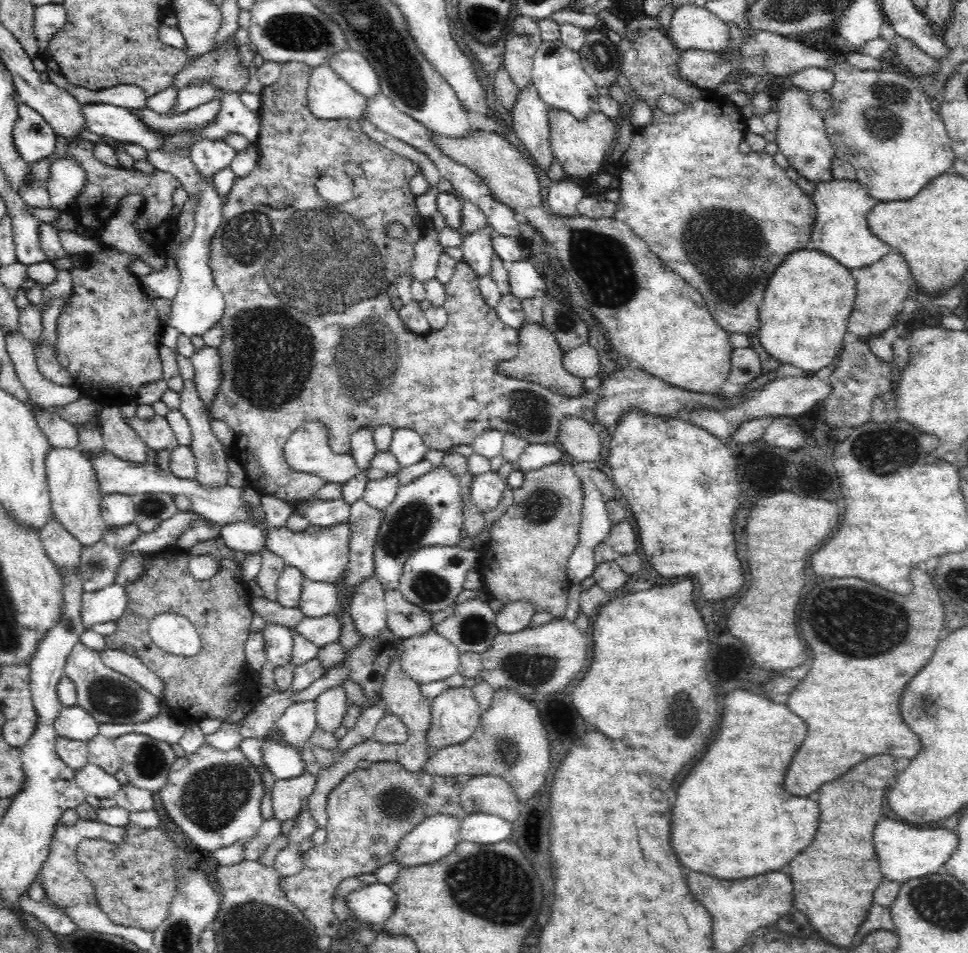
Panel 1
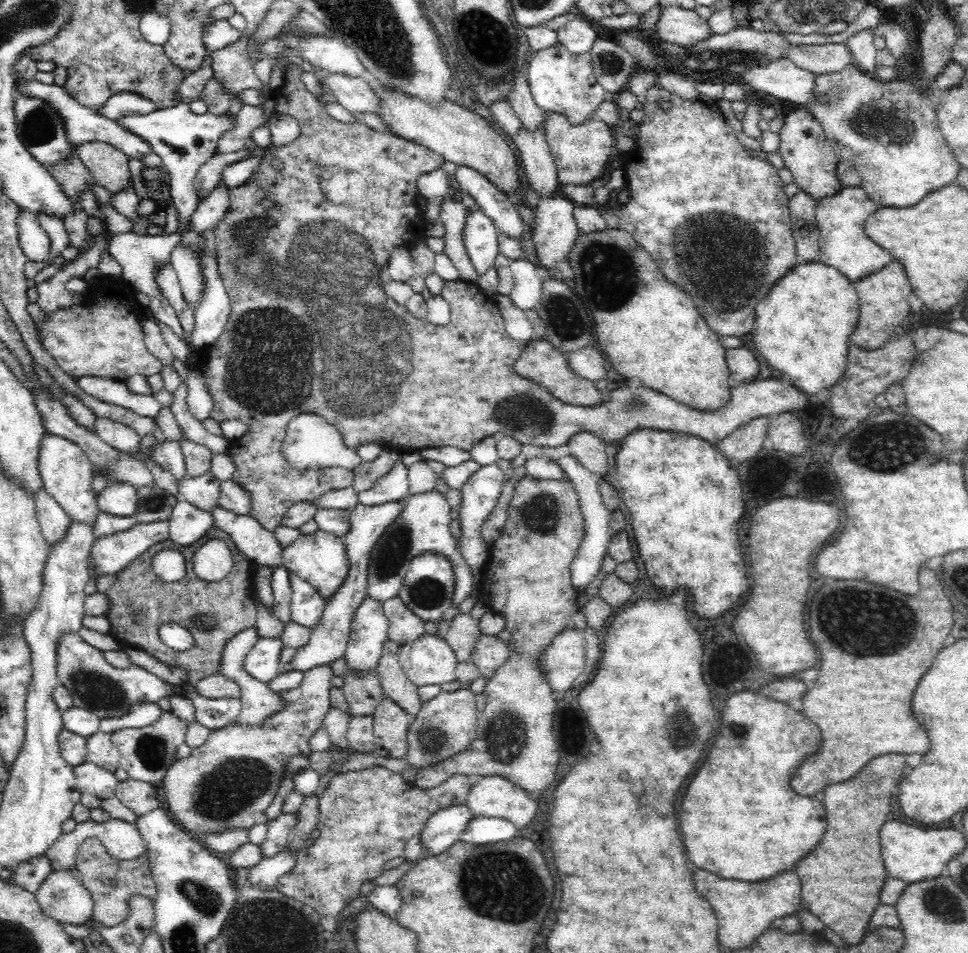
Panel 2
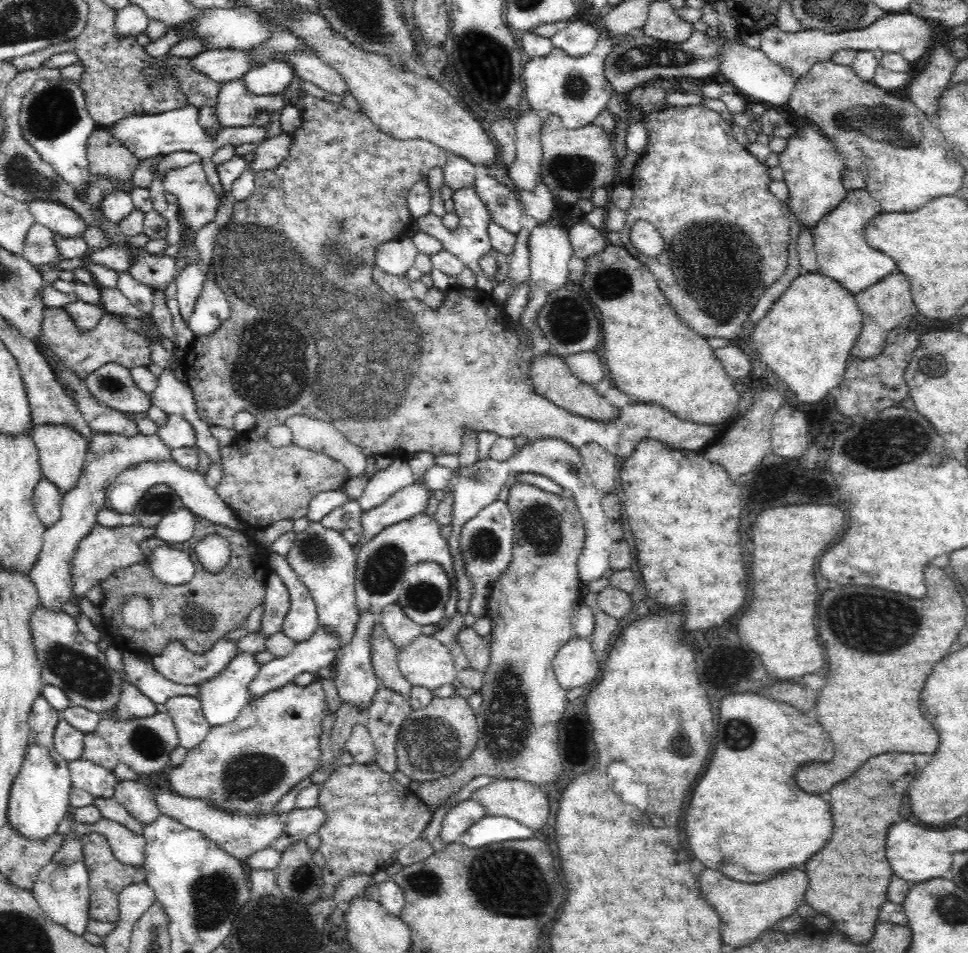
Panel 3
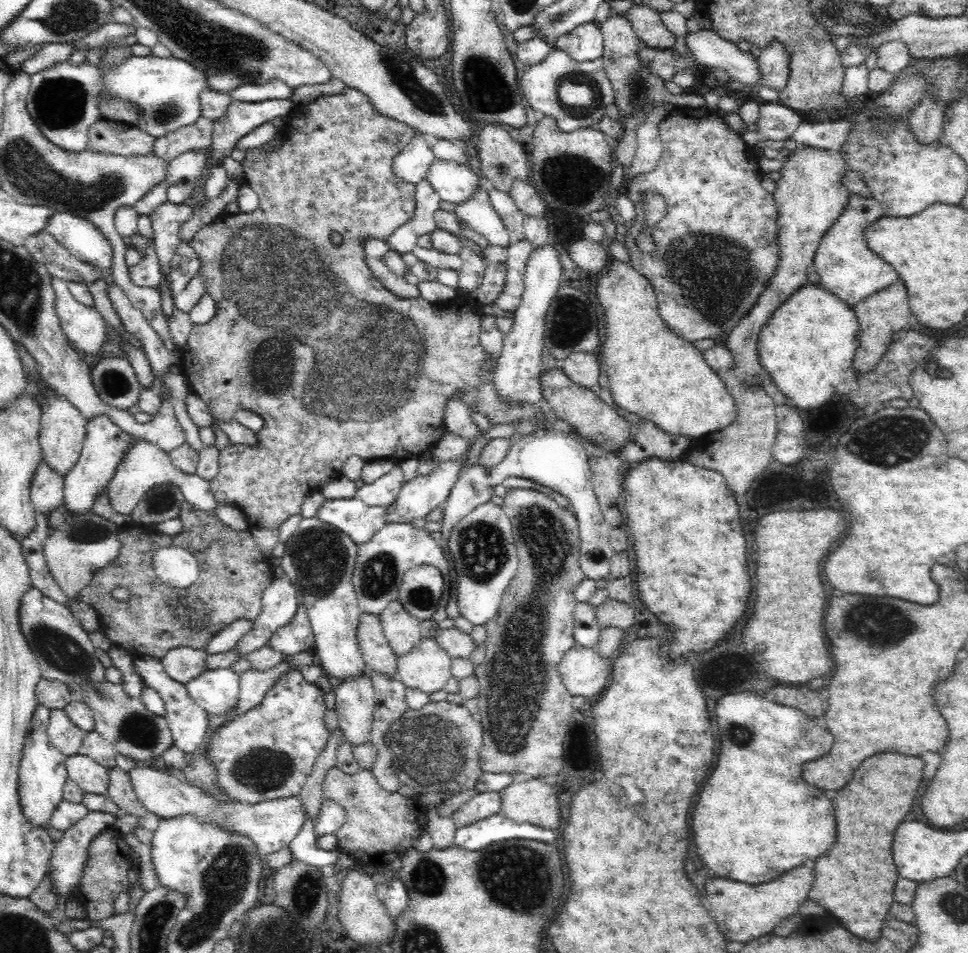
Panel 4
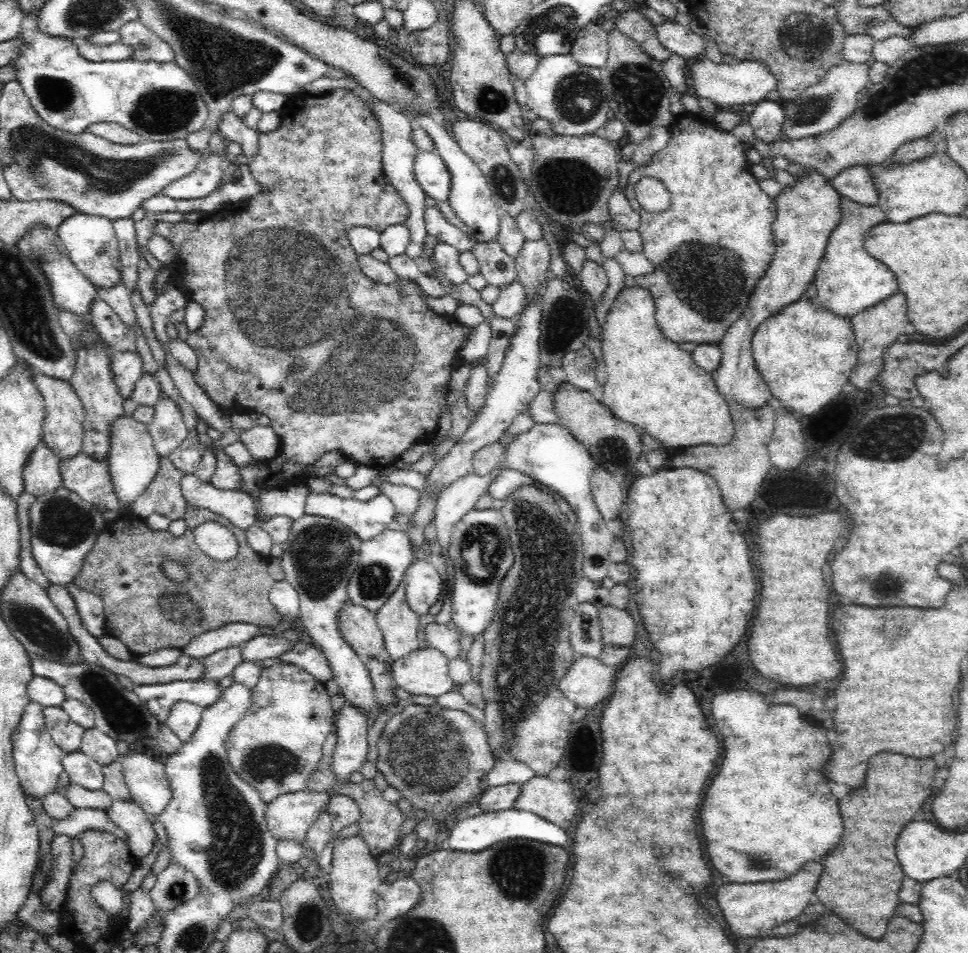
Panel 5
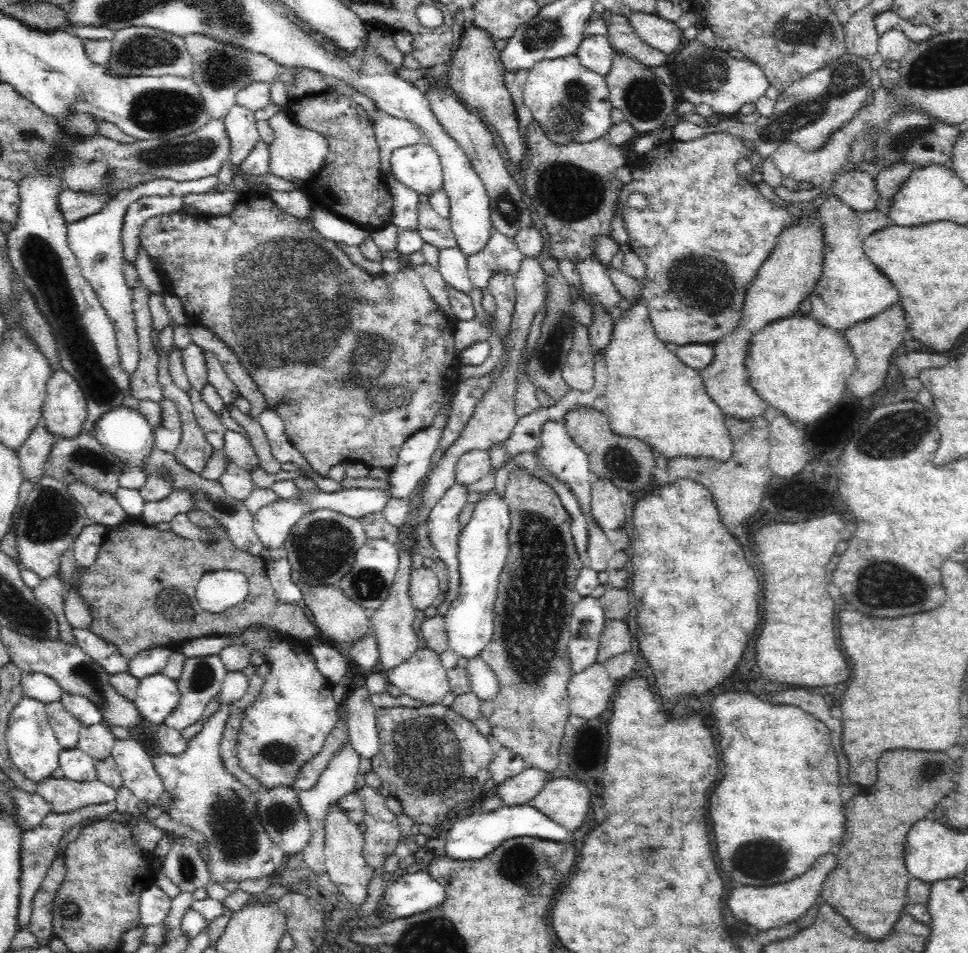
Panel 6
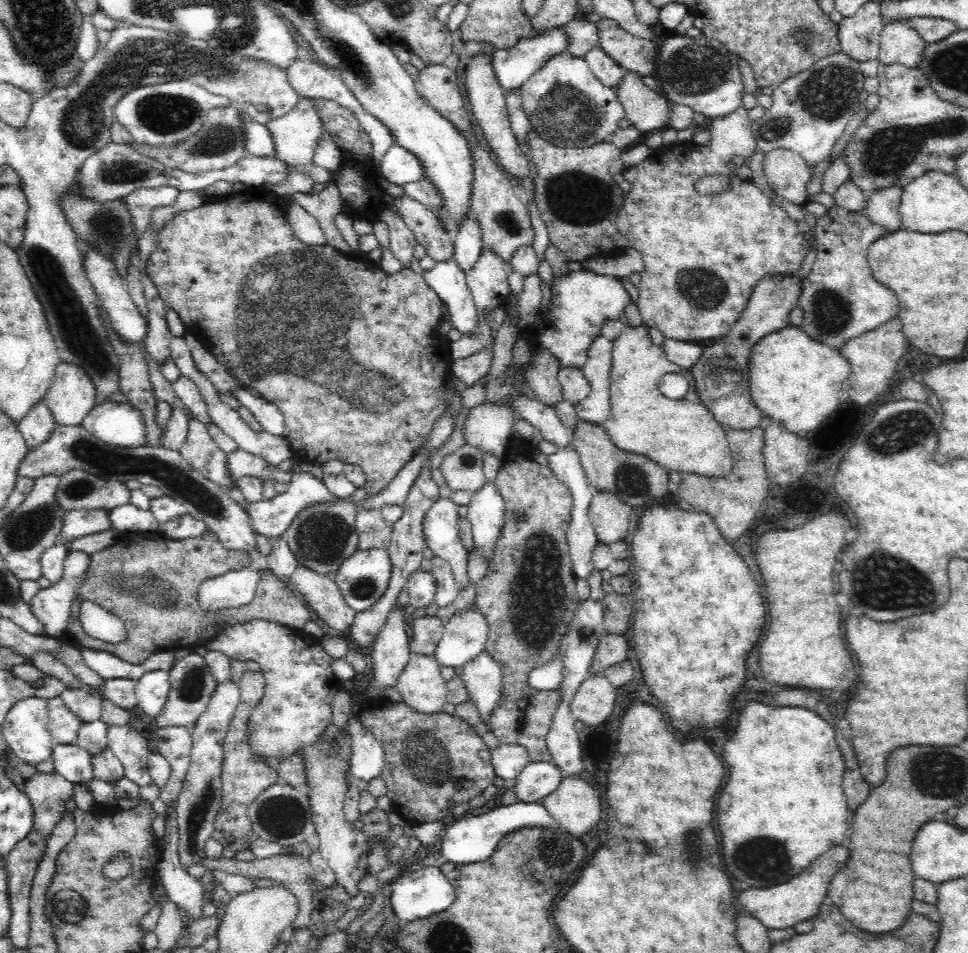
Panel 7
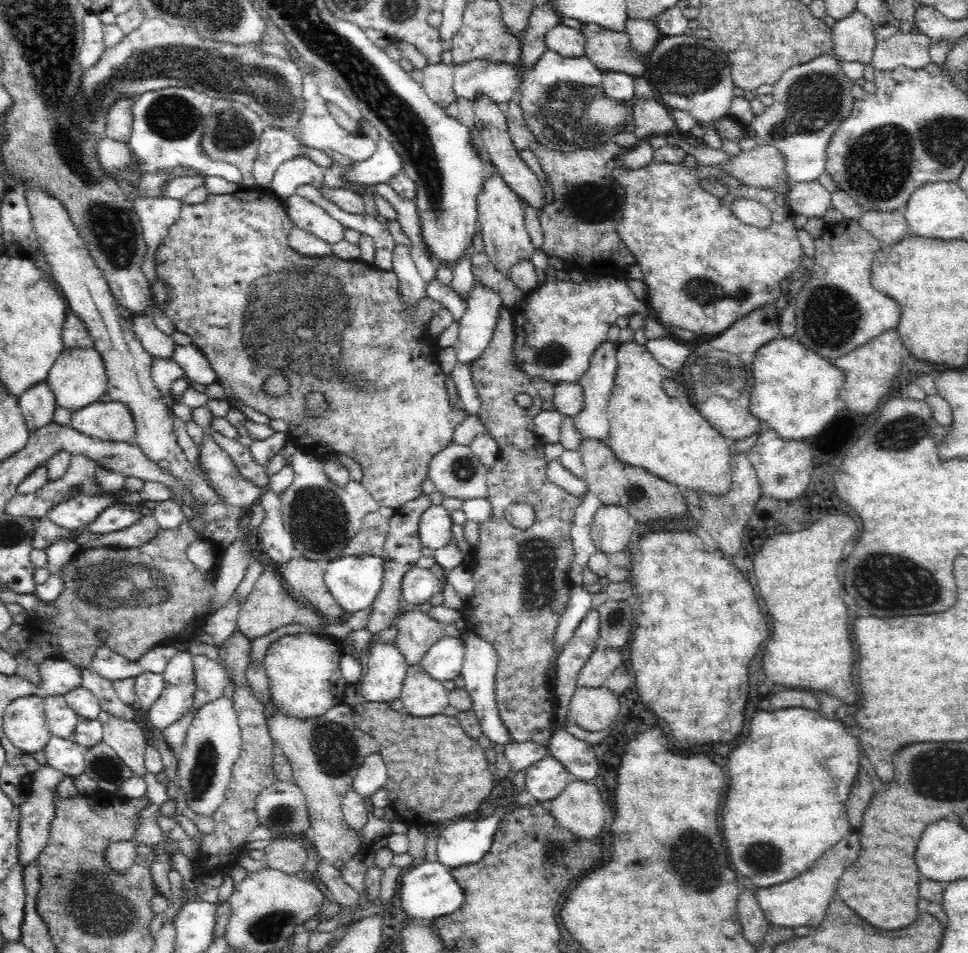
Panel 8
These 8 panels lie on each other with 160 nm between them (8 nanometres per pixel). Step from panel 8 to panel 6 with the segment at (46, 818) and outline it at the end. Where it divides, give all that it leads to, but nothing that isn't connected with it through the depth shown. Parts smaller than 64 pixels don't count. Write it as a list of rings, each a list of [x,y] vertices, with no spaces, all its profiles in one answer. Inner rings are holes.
[[[50,777],[37,784],[37,793],[43,796],[46,802],[51,802],[54,812],[68,812],[86,805],[112,802],[116,791],[114,788],[102,783],[99,779],[96,779],[94,782],[76,782],[64,777],[61,779]]]

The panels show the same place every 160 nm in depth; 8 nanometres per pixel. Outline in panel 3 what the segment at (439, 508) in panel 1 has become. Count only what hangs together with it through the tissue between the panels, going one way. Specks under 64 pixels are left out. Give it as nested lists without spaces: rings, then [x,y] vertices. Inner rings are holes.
[[[426,511],[411,516],[392,526],[386,527],[380,534],[363,544],[356,553],[357,571],[355,574],[355,599],[357,607],[362,611],[370,611],[380,616],[389,604],[399,599],[400,578],[405,571],[418,563],[428,561],[438,563],[452,577],[454,585],[450,587],[450,602],[446,604],[443,618],[451,618],[456,614],[459,592],[455,587],[454,563],[448,541],[440,534],[442,525],[434,518],[434,514]]]

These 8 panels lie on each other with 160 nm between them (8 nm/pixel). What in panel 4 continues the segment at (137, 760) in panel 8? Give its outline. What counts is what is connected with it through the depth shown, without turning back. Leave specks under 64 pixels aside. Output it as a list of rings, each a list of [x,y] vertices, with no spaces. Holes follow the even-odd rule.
[[[134,767],[129,771],[129,775],[139,801],[160,819],[191,814],[202,822],[215,822],[215,825],[222,829],[250,838],[258,846],[263,857],[289,847],[297,835],[306,831],[302,803],[296,797],[265,800],[251,805],[230,799],[218,799],[216,796],[205,794],[201,788],[193,787],[180,778],[174,778],[174,774],[170,776],[152,768]]]

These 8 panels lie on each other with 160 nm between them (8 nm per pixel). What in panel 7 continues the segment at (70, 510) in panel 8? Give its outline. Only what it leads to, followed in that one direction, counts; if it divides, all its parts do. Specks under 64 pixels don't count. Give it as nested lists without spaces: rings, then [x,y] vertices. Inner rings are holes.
[[[74,509],[66,511],[59,544],[71,550],[69,544],[76,539],[113,528],[109,514],[104,509]]]

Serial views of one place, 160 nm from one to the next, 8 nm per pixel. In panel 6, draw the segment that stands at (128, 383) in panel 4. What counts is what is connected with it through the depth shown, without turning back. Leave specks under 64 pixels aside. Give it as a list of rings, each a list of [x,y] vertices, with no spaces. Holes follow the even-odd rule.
[[[216,175],[200,178],[200,180],[182,182],[172,179],[155,178],[150,180],[150,182],[145,182],[144,184],[133,188],[131,191],[121,192],[115,199],[108,201],[103,208],[100,209],[100,212],[96,212],[96,214],[82,218],[82,220],[78,220],[72,224],[67,224],[68,246],[71,248],[71,251],[76,257],[82,276],[93,286],[93,289],[96,291],[97,297],[100,299],[101,305],[105,308],[109,319],[113,322],[113,324],[115,324],[119,362],[123,370],[130,376],[138,370],[138,364],[140,362],[140,346],[135,327],[135,314],[133,313],[133,308],[131,307],[131,304],[133,303],[133,292],[127,288],[127,280],[124,279],[123,273],[124,253],[121,228],[123,225],[123,216],[127,211],[127,206],[143,196],[152,195],[182,197],[182,194],[190,194],[190,192],[192,192],[192,194],[202,194],[202,192],[209,192],[211,188],[216,187],[218,184],[218,177],[216,177]]]

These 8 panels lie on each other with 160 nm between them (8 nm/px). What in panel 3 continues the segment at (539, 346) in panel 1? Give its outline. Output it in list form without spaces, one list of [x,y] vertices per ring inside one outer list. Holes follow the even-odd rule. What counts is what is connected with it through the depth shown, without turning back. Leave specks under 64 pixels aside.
[[[552,352],[542,354],[541,356],[533,356],[528,377],[538,394],[543,395],[544,398],[547,398],[556,406],[564,408],[567,412],[572,413],[572,415],[600,420],[606,423],[619,418],[619,408],[615,408],[612,404],[608,403],[606,398],[598,393],[594,385],[586,384],[584,381],[574,377],[565,360]]]

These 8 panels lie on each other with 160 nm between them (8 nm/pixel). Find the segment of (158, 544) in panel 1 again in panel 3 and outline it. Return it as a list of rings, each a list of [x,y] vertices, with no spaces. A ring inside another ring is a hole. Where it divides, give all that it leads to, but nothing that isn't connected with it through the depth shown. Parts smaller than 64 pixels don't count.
[[[134,522],[132,525],[121,527],[104,527],[93,525],[92,530],[78,544],[69,561],[69,570],[73,576],[73,598],[80,600],[80,596],[96,585],[100,585],[119,568],[136,564],[145,560],[140,550],[140,543],[155,536],[155,526],[145,527]]]

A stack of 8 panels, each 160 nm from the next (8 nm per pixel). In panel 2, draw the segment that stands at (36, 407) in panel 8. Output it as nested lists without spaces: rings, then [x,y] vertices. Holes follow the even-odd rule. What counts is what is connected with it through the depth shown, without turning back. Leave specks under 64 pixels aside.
[[[44,489],[36,494],[34,501],[42,536],[47,541],[48,548],[52,548],[68,532],[71,520]]]

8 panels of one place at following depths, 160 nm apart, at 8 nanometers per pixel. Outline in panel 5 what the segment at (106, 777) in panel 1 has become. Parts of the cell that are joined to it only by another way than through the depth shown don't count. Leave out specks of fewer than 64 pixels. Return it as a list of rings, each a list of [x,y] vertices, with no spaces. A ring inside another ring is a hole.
[[[81,750],[65,753],[62,759],[63,770],[72,784],[97,791],[103,788],[105,779],[102,765]]]

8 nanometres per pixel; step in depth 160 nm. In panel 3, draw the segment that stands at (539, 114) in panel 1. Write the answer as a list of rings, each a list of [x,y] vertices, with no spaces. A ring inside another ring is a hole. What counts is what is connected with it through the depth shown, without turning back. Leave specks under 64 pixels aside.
[[[541,175],[538,176],[536,186],[532,190],[520,191],[520,202],[523,204],[524,214],[531,216],[537,224],[551,220],[554,201],[554,195],[551,189],[544,184]]]

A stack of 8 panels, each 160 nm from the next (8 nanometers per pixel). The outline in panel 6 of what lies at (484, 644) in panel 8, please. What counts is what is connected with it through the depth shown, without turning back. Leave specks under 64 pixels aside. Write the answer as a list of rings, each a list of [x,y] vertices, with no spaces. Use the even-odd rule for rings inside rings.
[[[472,656],[465,664],[471,691],[480,700],[492,700],[498,690],[498,679],[486,661],[480,656]]]

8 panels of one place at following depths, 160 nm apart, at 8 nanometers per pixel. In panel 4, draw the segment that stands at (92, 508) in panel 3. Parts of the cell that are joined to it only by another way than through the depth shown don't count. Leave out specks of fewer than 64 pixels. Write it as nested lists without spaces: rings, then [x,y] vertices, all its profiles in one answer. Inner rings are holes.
[[[94,417],[87,422],[87,434],[83,442],[83,449],[77,463],[65,474],[63,481],[63,502],[75,516],[82,513],[90,513],[98,496],[106,494],[108,486],[112,481],[117,464],[121,463],[122,457],[129,449],[133,437],[124,433],[108,417]]]

